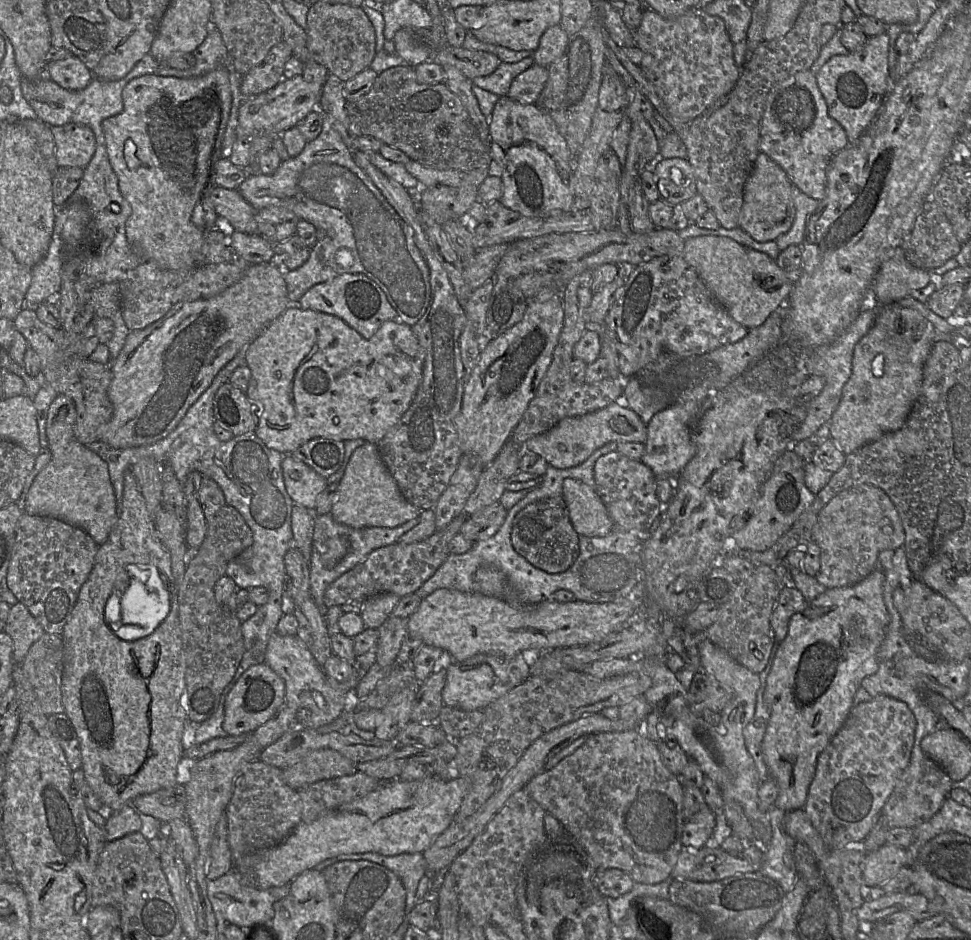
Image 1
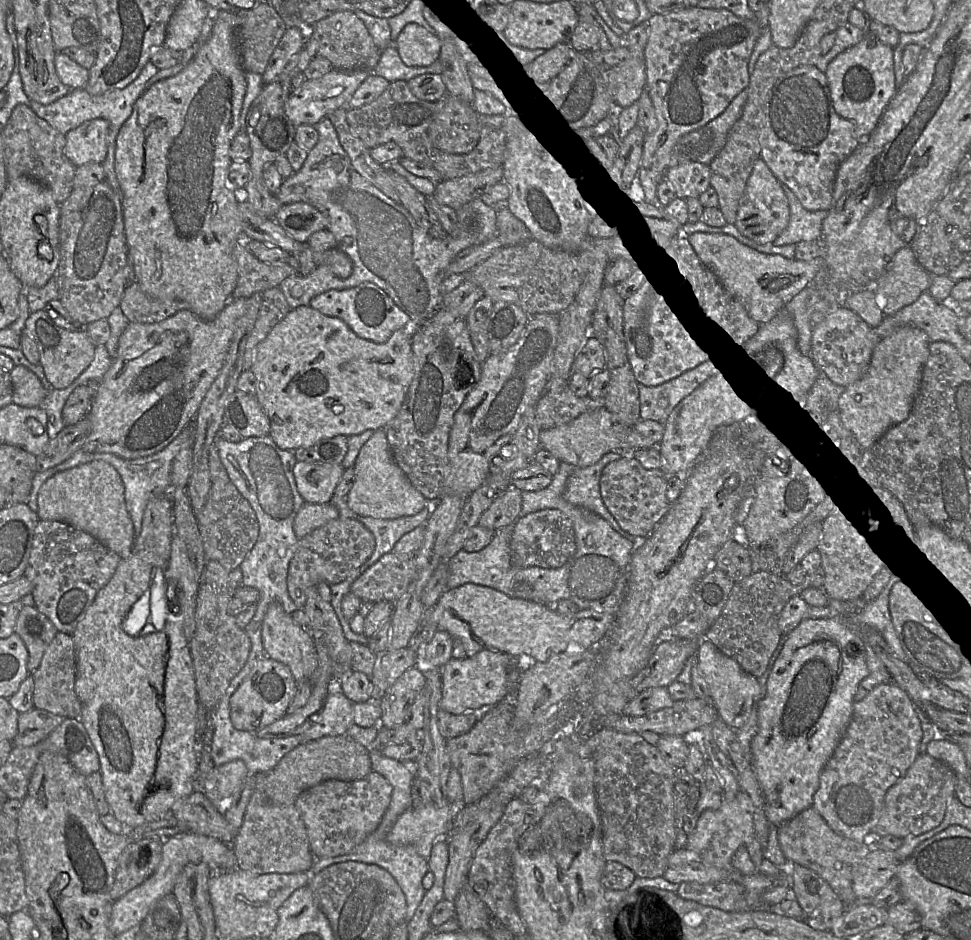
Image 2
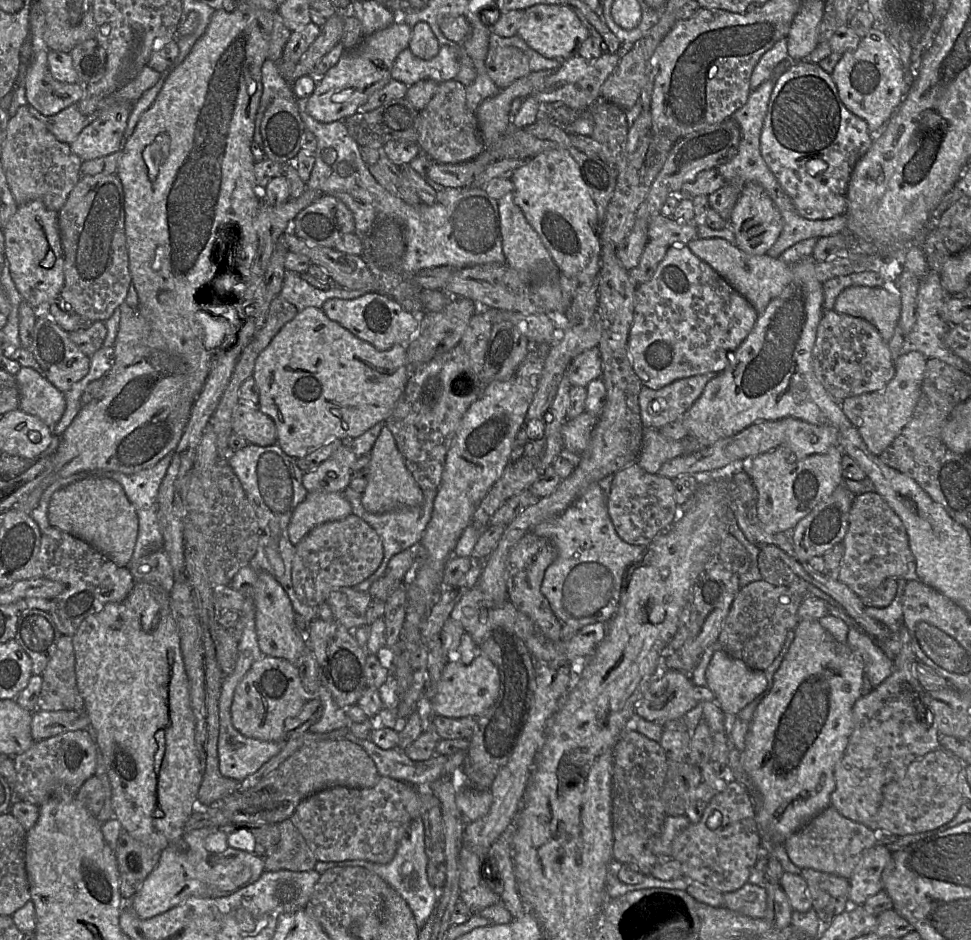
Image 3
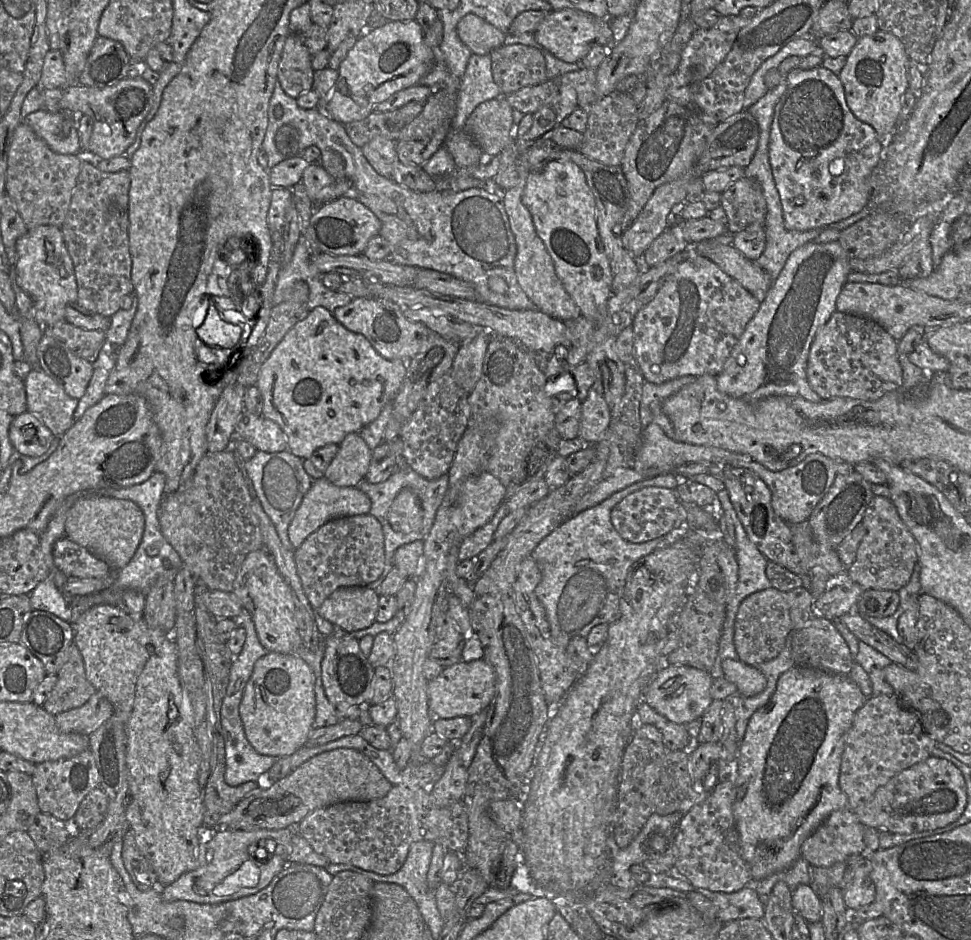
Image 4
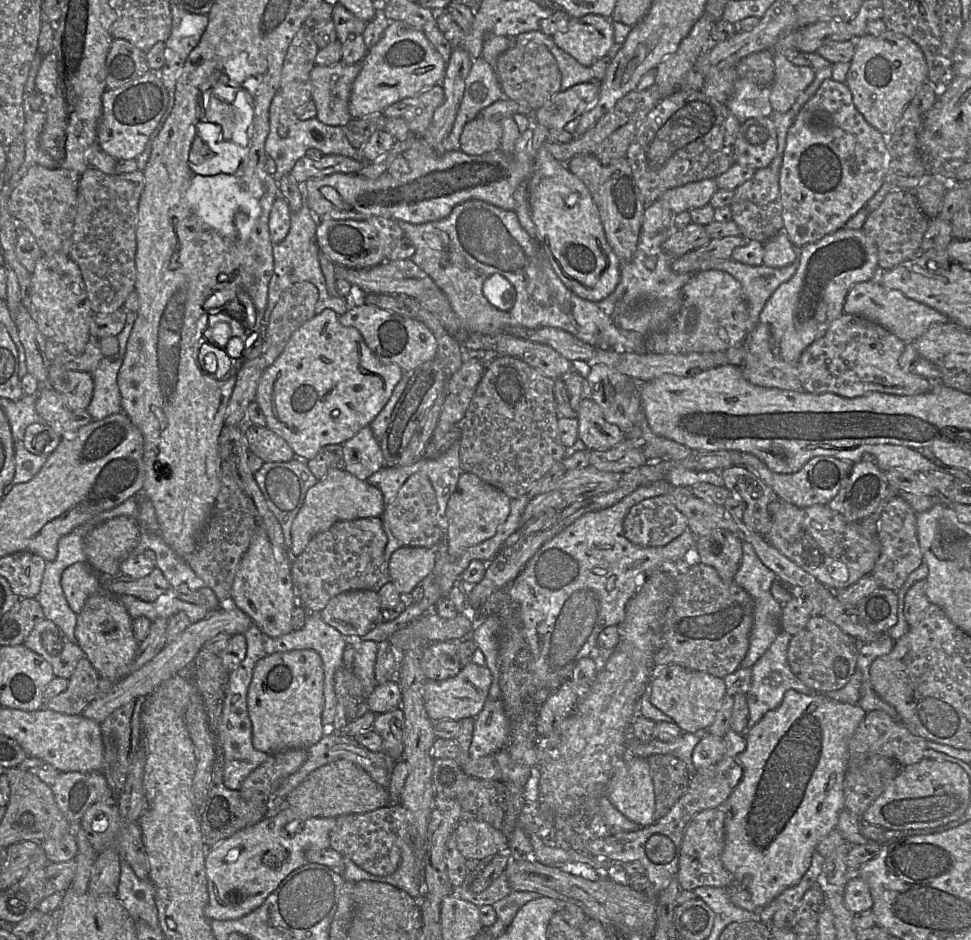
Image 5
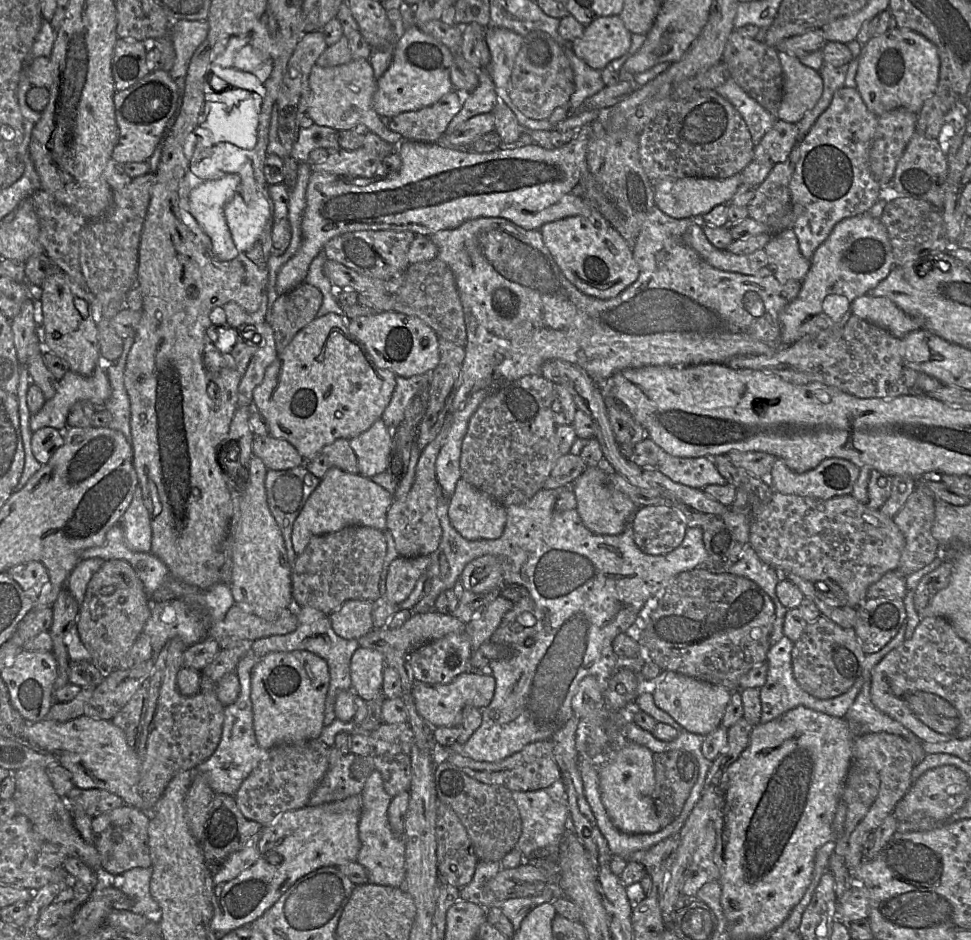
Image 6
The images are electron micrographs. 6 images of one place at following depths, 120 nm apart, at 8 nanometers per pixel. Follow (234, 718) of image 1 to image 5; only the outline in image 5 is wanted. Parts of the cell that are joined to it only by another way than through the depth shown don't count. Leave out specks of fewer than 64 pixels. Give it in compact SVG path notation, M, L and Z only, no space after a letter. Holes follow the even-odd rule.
M311 649L276 652L257 662L247 696L256 750L269 755L288 749L307 750L324 736L324 677L321 656Z

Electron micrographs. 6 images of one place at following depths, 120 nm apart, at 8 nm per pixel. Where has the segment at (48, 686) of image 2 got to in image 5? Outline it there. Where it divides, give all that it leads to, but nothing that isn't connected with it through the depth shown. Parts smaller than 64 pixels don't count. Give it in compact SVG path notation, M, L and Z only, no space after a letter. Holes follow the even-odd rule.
M85 656L68 679L67 689L46 701L44 707L62 714L81 715L96 698L99 681L100 675Z

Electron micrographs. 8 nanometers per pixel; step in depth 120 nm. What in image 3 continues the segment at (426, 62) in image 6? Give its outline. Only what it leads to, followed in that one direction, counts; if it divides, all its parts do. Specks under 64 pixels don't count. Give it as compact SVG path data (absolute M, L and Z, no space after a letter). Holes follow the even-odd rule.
M395 21L390 26L365 36L361 44L355 49L345 51L336 65L316 82L313 93L305 100L306 112L319 122L330 123L337 120L344 121L347 117L360 111L369 97L392 79L391 69L395 59L402 50L408 48L411 32L412 27L402 21Z

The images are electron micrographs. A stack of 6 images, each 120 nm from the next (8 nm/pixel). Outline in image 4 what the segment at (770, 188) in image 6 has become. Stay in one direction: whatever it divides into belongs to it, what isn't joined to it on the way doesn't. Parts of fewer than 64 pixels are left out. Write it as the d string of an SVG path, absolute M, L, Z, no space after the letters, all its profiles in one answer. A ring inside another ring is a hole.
M743 177L721 193L720 206L727 216L727 231L734 235L752 224L765 226L767 203L758 182Z

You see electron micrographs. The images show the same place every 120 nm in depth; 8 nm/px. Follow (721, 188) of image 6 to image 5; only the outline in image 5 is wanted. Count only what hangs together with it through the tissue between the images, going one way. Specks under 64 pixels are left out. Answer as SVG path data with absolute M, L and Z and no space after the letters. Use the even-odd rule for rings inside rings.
M708 178L669 189L658 199L665 202L674 214L678 214L709 204L718 190L715 178Z

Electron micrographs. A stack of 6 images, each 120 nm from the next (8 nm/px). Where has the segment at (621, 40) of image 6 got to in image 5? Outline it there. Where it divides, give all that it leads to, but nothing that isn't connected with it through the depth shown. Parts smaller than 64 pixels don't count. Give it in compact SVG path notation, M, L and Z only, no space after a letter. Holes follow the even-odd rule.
M595 14L570 17L567 28L555 33L552 39L585 67L605 57L615 43L611 18Z

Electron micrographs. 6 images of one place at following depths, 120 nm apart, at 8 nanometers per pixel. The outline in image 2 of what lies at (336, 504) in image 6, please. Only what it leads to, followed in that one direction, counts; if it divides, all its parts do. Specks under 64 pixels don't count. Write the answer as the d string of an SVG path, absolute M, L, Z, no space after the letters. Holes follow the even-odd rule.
M304 502L294 519L294 533L300 540L328 521L339 518L339 515L339 510L331 502L323 504Z

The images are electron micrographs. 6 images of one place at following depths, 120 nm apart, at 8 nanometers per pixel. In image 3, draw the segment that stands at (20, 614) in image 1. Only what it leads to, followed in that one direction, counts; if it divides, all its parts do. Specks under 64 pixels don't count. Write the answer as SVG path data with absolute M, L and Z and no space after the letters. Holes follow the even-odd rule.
M33 608L22 613L15 639L31 658L33 675L42 675L61 635L49 613Z

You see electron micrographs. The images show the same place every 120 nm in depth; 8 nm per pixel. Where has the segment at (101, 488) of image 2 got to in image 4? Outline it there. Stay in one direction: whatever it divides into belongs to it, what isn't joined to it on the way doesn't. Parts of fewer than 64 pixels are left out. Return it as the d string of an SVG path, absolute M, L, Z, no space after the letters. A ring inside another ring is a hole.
M87 493L78 498L68 509L65 536L86 548L117 572L126 567L134 557L142 540L144 527L144 514L131 500Z

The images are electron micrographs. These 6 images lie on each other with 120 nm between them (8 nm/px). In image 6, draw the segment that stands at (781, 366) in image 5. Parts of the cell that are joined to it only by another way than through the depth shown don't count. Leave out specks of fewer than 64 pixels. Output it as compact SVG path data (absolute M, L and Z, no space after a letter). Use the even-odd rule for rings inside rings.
M868 212L837 223L828 238L815 250L798 296L780 313L780 335L784 346L801 338L844 326L852 315L853 301L875 288L894 267L885 226Z

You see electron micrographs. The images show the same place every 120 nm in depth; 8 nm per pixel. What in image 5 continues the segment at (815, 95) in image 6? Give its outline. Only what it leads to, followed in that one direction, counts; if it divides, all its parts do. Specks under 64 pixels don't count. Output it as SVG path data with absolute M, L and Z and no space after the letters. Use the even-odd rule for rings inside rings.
M775 53L775 77L770 86L770 103L774 111L790 111L802 92L814 81L810 66L796 66L782 53Z

